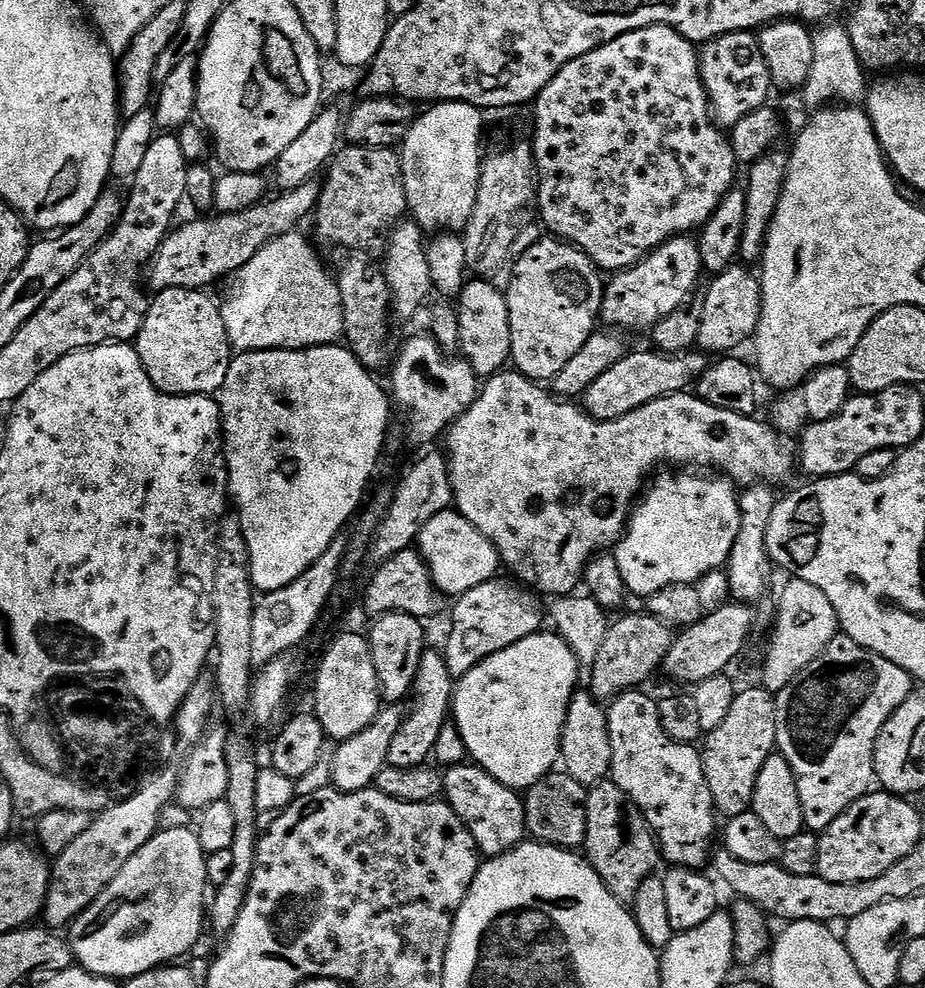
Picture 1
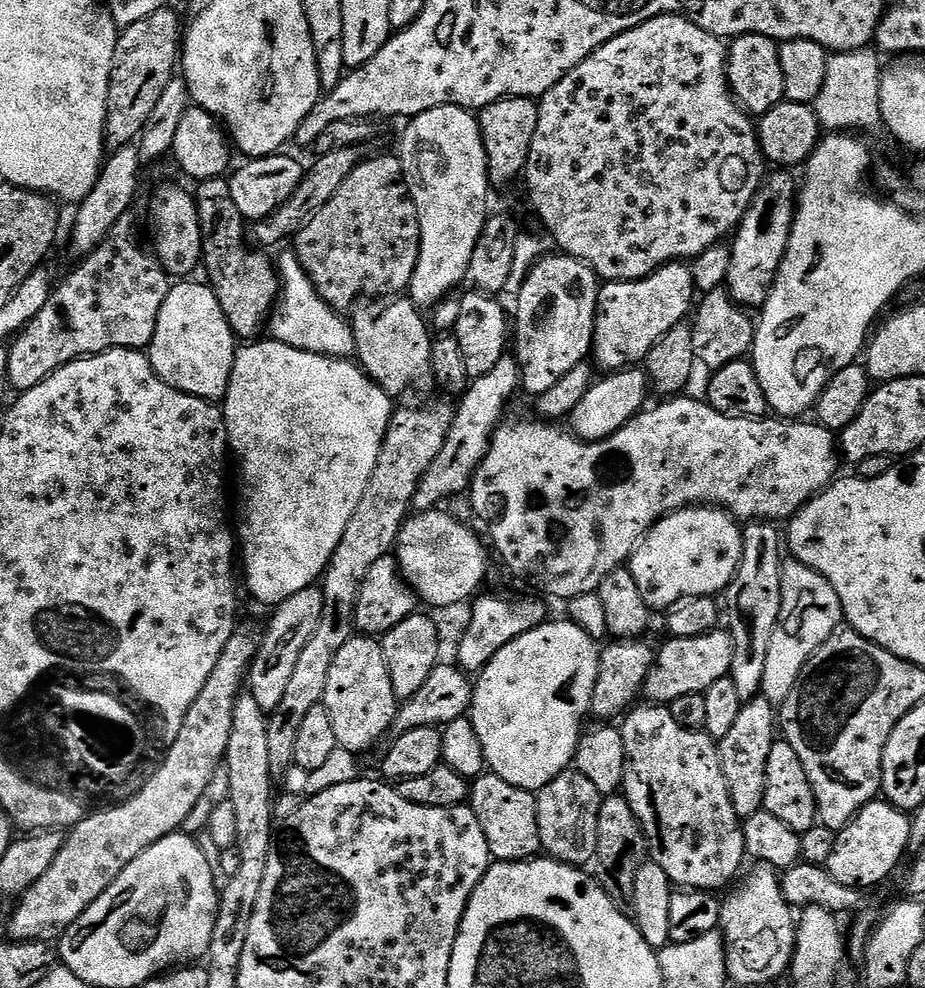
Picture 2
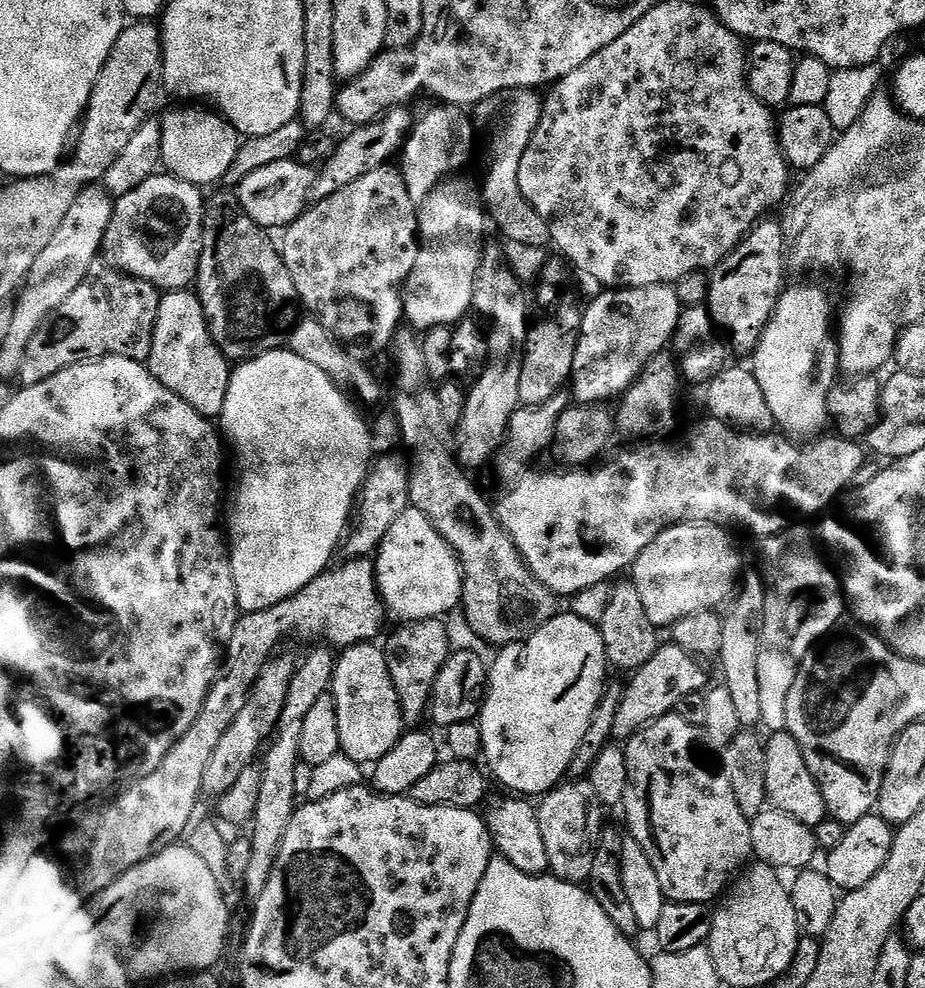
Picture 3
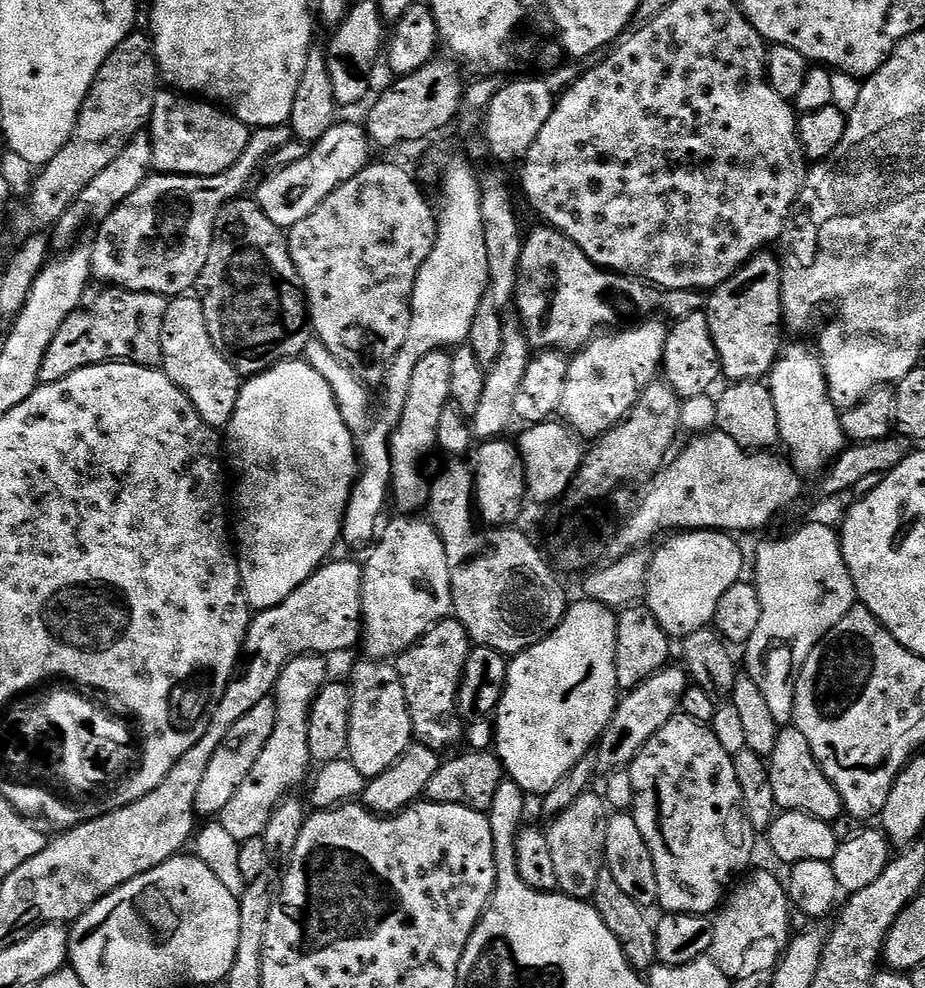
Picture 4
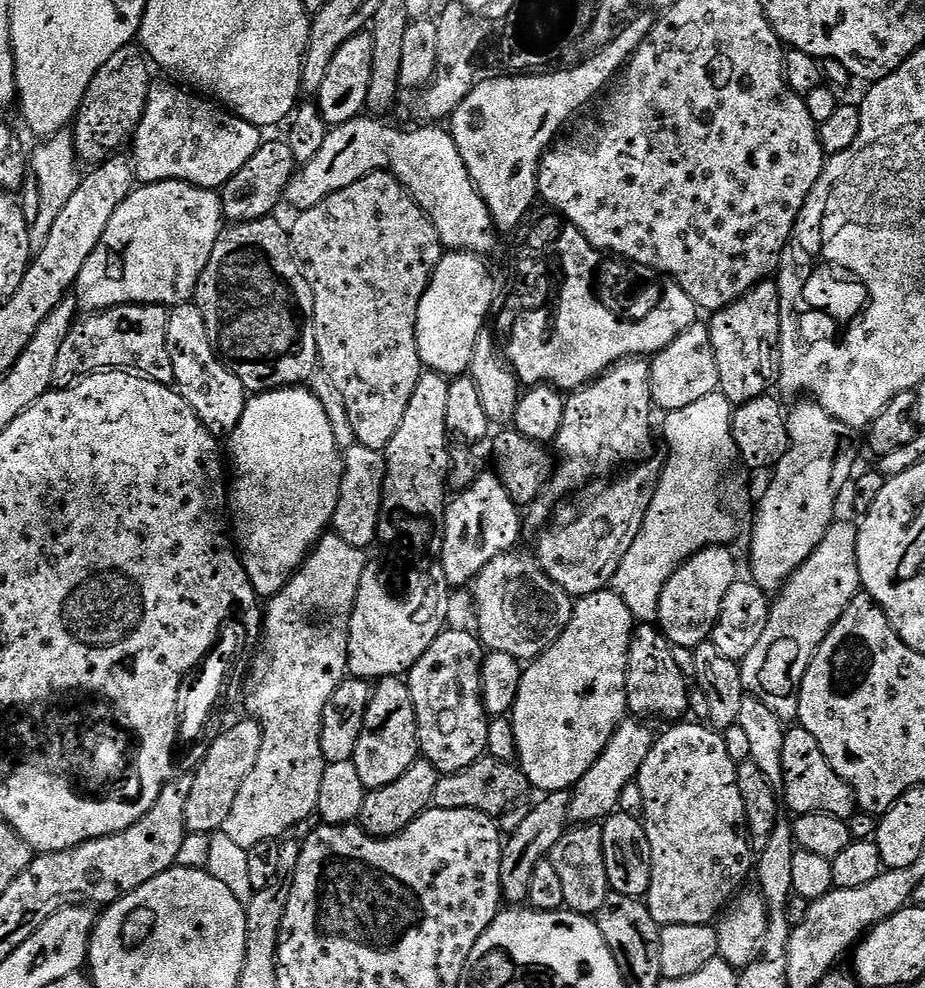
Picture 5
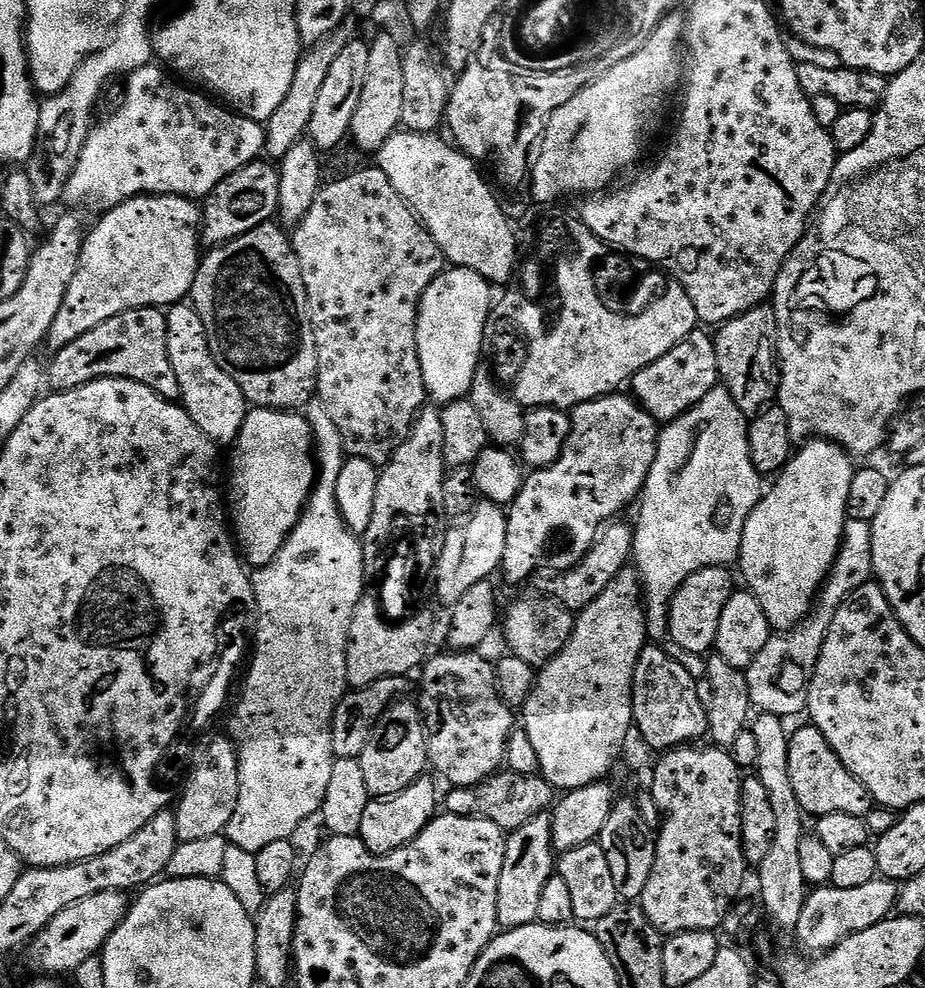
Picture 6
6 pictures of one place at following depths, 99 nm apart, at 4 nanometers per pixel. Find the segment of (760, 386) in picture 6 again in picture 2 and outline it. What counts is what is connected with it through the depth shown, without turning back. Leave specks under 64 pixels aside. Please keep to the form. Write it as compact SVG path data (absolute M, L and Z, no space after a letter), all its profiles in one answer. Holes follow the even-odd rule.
M772 170L765 175L756 197L750 202L739 228L731 237L732 253L726 291L732 295L733 302L745 310L763 308L786 252L792 220L798 207L798 180L791 174L788 170Z

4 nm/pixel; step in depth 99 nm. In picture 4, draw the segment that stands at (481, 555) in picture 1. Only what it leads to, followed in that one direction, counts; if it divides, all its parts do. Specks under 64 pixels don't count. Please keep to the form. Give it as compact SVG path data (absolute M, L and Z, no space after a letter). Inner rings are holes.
M395 518L388 529L379 533L374 547L368 553L368 561L363 561L364 581L362 582L362 633L363 655L369 660L387 660L402 655L413 648L419 640L440 620L449 619L452 610L452 583L450 566L446 558L446 546L427 519Z

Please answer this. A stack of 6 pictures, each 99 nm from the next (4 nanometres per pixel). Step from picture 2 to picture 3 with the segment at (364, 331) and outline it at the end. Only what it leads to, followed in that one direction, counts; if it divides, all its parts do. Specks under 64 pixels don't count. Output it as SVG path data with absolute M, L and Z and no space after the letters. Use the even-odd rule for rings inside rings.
M412 330L397 332L395 352L394 411L400 423L403 447L412 448L411 507L422 510L431 518L436 529L460 557L460 565L464 570L462 609L481 641L485 645L495 646L518 644L557 616L558 597L528 569L493 505L491 508L487 498L476 489L475 482L468 477L471 475L462 467L450 444L448 449L444 439L450 432L450 426L446 418L442 418L439 396L433 380L428 377L421 337Z

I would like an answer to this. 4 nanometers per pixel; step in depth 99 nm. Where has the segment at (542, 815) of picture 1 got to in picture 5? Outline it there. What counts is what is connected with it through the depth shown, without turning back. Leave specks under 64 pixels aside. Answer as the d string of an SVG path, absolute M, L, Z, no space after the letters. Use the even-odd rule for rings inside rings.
M599 823L569 827L568 831L562 834L562 838L558 838L550 857L554 871L558 873L558 879L562 882L564 908L580 916L595 917L612 891L604 861L604 832L600 828L603 827Z

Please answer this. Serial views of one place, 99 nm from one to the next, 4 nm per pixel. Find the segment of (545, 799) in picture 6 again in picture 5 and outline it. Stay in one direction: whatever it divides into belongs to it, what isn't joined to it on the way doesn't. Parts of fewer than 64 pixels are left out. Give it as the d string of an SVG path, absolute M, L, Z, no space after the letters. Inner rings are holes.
M486 754L478 762L466 766L457 772L450 772L441 775L438 786L434 786L433 805L442 810L474 810L481 812L493 818L499 818L512 807L513 804L519 804L525 799L524 795L530 792L530 785L526 774L515 763L508 760L499 760L493 754Z

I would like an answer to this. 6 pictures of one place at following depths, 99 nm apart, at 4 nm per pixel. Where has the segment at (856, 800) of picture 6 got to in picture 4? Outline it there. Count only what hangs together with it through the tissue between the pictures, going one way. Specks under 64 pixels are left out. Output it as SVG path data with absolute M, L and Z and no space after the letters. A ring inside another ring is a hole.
M795 726L781 727L778 742L774 742L774 750L766 757L766 761L777 809L785 812L805 812L829 822L845 815L844 803L838 790L834 790L830 778L826 778L822 766L818 766L810 750L810 742L806 742L802 730Z

